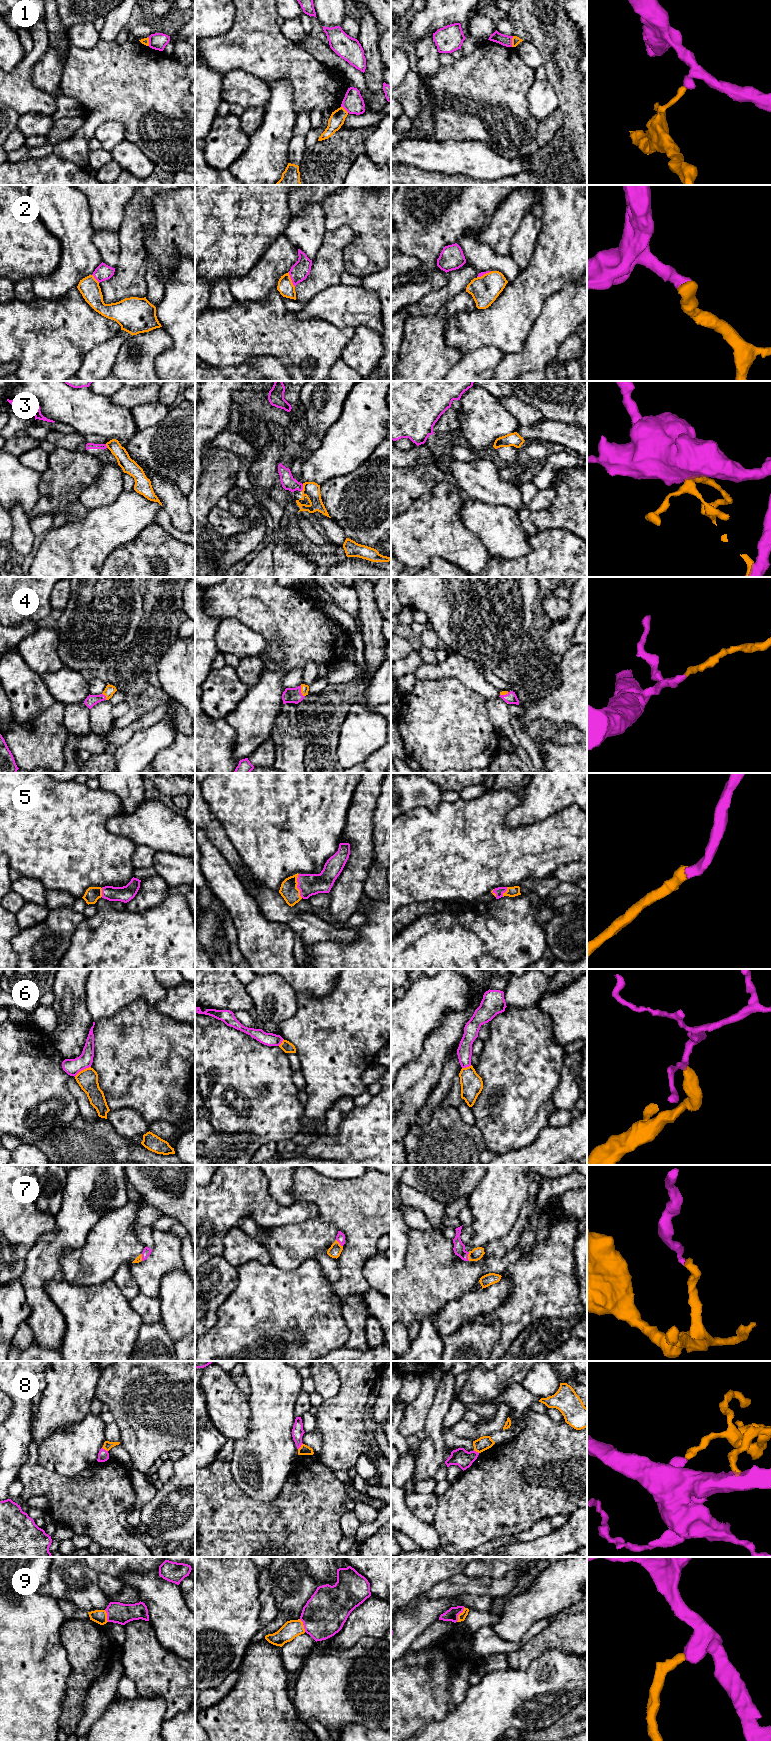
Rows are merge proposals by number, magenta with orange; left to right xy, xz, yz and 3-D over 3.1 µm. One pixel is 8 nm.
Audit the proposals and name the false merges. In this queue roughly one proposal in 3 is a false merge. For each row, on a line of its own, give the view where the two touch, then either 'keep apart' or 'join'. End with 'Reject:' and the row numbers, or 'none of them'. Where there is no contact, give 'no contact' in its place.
1: meets magenta in yz; keep apart
2: meets magenta in xz; join
3: meets magenta in xz; keep apart
4: meets magenta in xz; join
5: meets magenta in xz; join
6: meets magenta in xy; keep apart
7: meets magenta in yz; join
8: meets magenta in xy; keep apart
9: meets magenta in yz; keep apart
Reject: 1, 3, 6, 8, 9

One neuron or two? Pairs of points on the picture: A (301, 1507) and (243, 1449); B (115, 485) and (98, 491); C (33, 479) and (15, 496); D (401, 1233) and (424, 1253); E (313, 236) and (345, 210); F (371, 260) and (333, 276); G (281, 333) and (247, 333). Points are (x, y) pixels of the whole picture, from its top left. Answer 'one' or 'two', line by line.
A: two
B: one
C: one
D: two
E: two
F: two
G: one

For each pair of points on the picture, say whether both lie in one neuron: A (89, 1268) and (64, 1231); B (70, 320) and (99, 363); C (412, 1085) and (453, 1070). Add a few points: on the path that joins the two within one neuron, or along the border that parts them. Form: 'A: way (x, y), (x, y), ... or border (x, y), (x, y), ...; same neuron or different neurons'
A: border (90, 1230), (86, 1242), (75, 1250); different neurons
B: border (110, 337), (94, 346), (77, 370); different neurons
C: border (452, 1053), (442, 1069), (438, 1084), (429, 1094); different neurons

